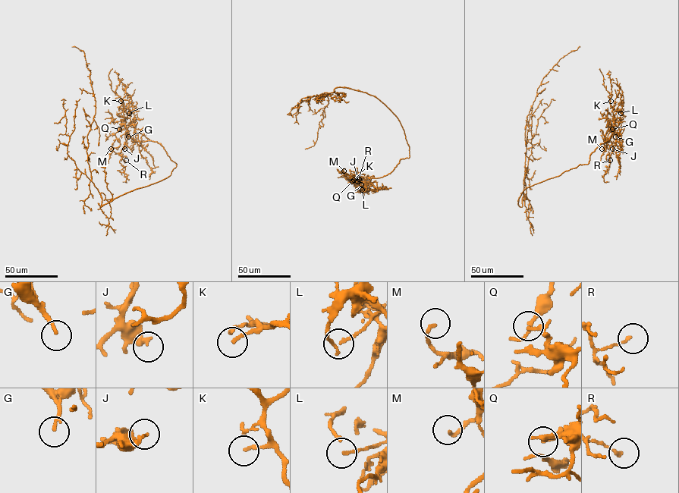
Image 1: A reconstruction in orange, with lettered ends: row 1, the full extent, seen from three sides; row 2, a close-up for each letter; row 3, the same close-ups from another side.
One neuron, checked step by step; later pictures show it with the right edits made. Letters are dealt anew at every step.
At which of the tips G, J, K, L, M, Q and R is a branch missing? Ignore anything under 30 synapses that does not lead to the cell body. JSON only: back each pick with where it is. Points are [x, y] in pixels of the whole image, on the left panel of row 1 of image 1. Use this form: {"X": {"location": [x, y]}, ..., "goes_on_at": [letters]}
{"G": {"location": [128, 136]}, "J": {"location": [124, 149]}, "K": {"location": [121, 101]}, "goes_on_at": ["G", "J", "K"]}

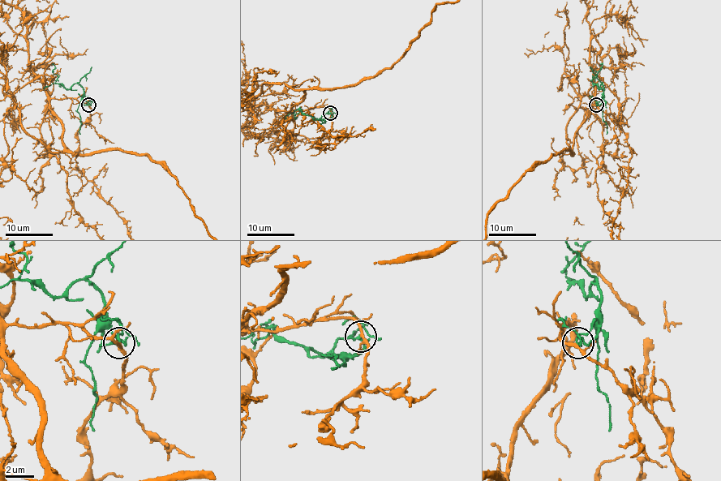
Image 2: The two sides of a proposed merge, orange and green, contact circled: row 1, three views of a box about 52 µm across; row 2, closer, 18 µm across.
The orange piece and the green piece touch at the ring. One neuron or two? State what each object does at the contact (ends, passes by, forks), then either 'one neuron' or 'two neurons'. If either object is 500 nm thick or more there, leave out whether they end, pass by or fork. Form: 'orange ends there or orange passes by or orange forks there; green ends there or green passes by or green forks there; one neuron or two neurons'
orange forks there; green passes by; two neurons

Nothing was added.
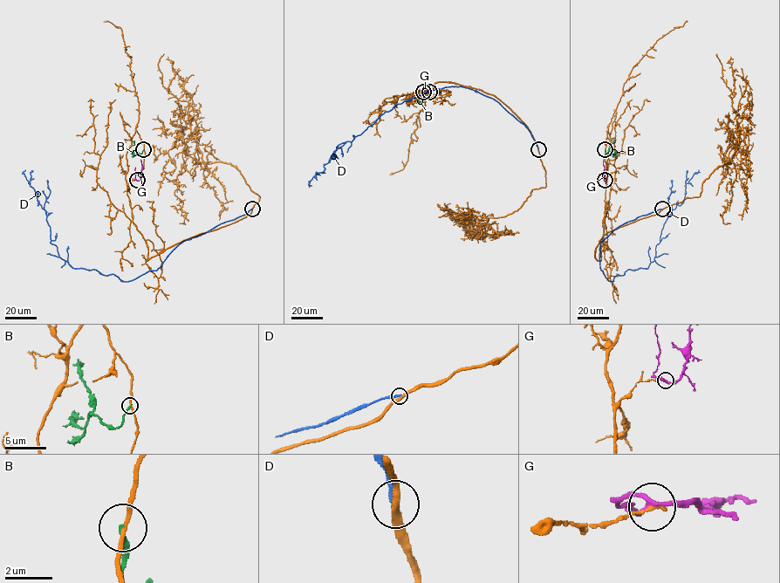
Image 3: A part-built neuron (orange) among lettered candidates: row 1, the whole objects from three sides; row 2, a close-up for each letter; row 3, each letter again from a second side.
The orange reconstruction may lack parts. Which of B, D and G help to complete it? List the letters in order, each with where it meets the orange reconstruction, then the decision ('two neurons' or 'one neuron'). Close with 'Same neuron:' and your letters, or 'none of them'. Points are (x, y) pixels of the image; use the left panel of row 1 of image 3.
B: (143, 149) | two neurons
D: (252, 209) | two neurons
G: (137, 180) | two neurons
Same neuron: none of them

